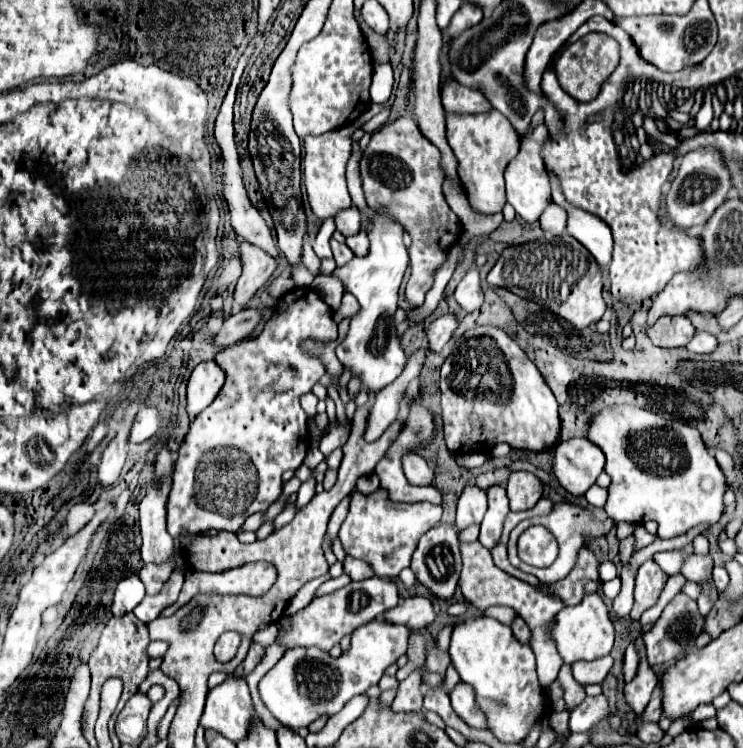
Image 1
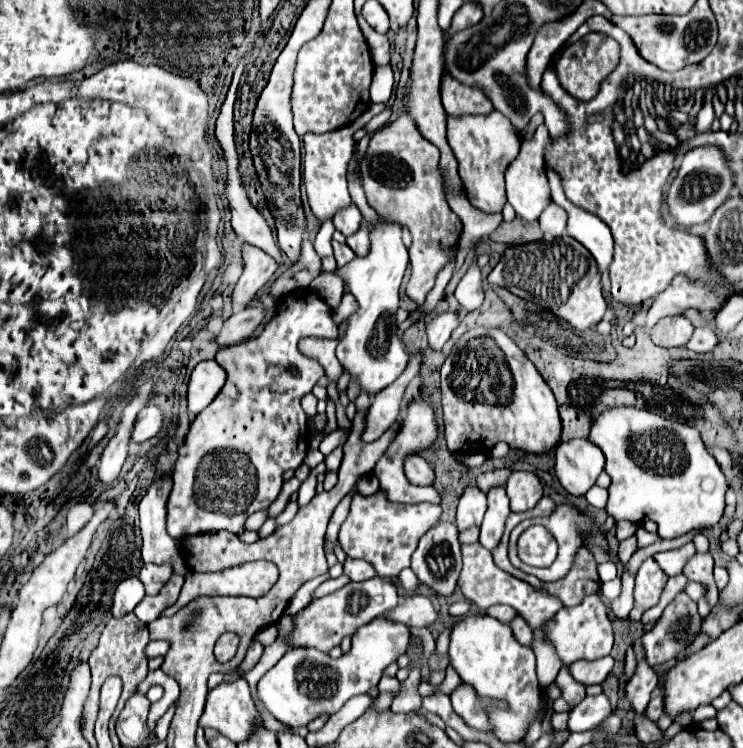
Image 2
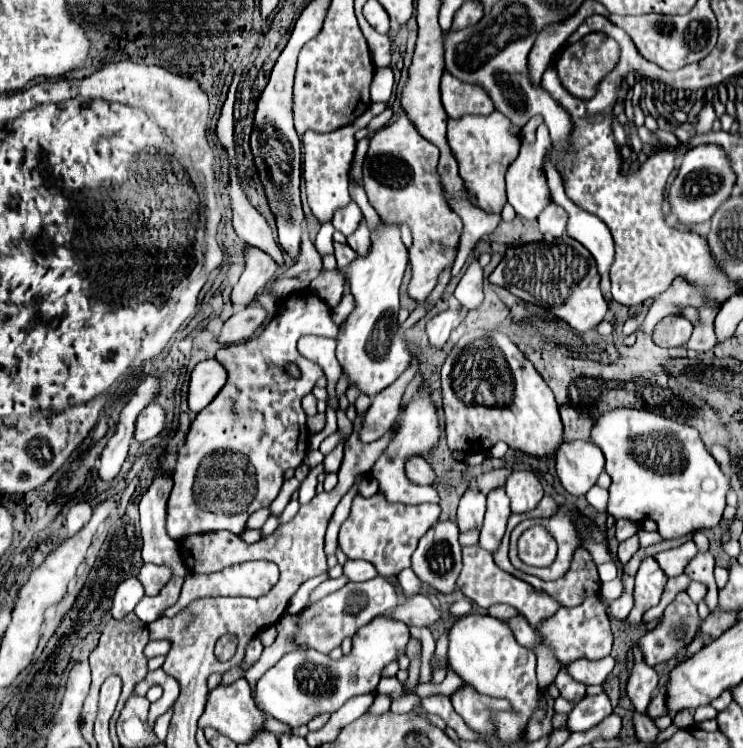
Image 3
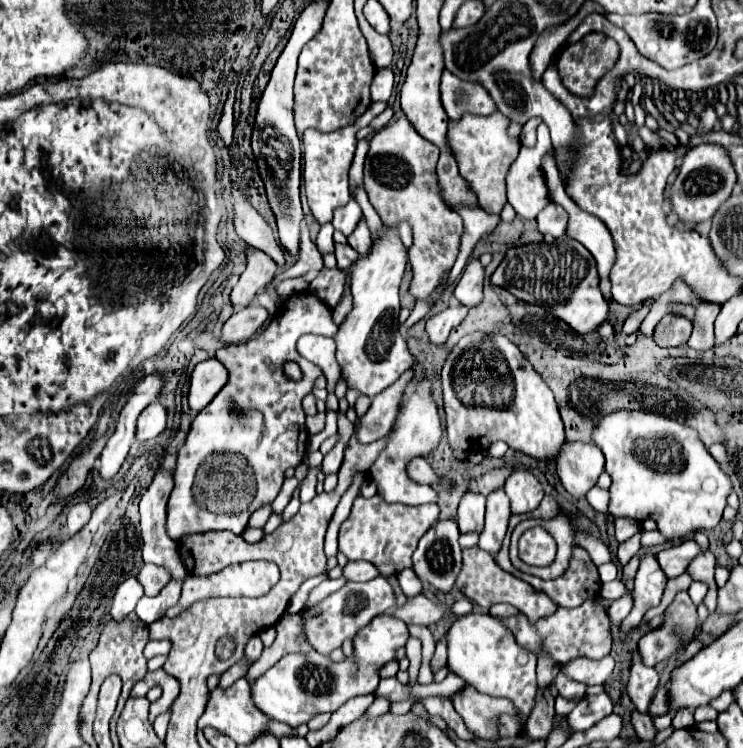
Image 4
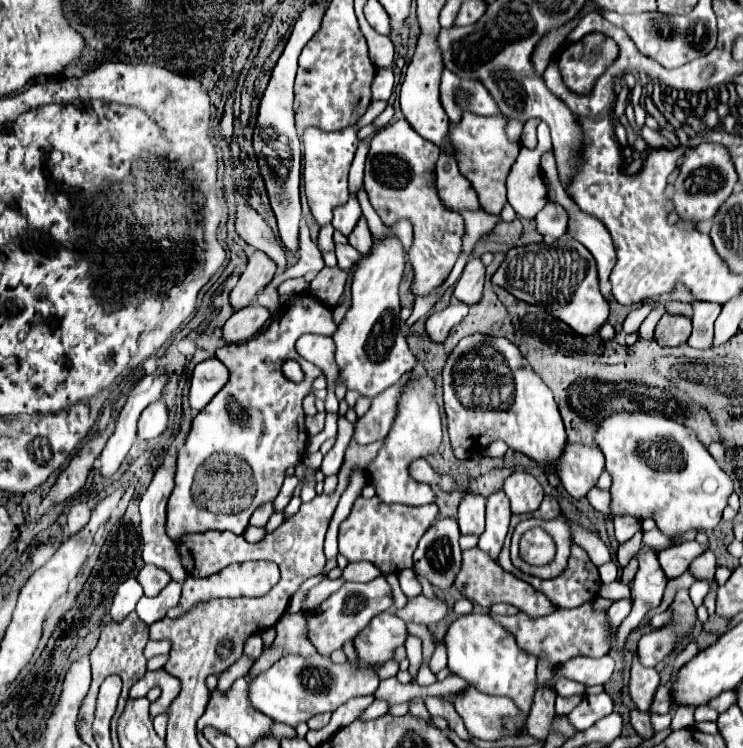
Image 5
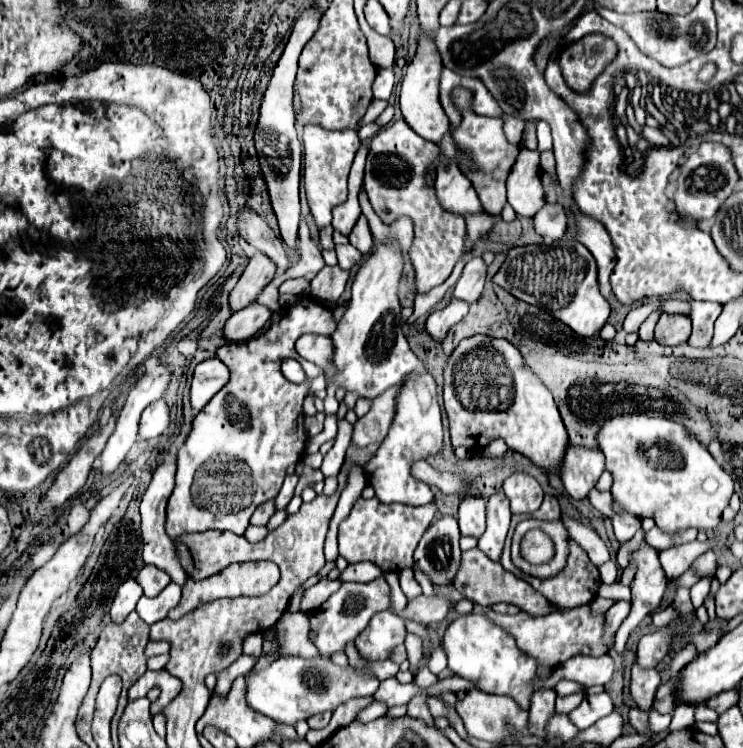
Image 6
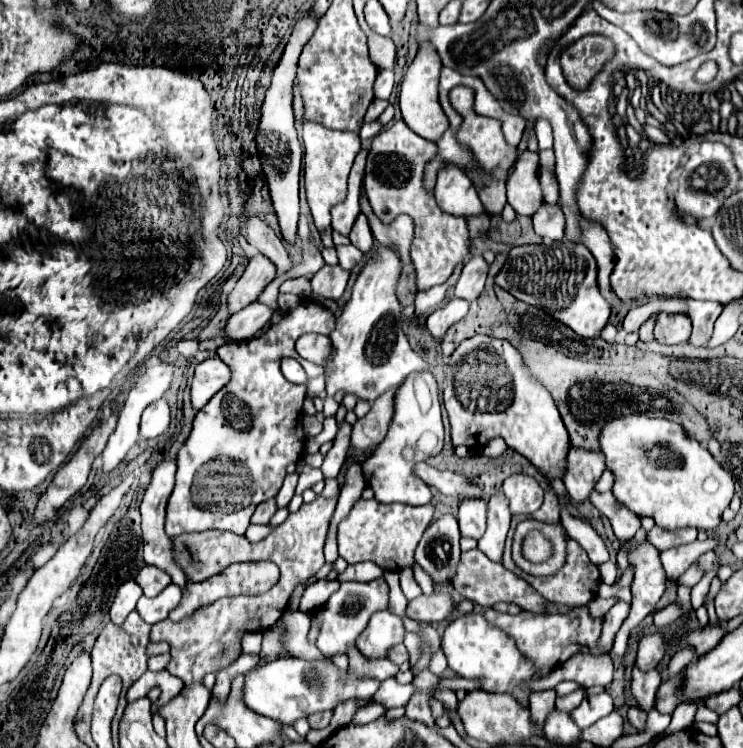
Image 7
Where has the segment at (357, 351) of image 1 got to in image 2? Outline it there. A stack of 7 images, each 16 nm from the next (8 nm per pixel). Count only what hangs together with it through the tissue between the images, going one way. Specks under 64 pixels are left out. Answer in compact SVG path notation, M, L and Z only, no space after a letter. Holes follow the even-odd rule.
M378 216L378 222L370 228L370 242L368 256L356 257L344 268L336 268L336 274L358 300L358 312L348 318L348 330L338 342L336 356L368 394L376 394L392 384L410 360L398 338L394 318L398 310L398 288L408 266L408 250L402 242L402 226L382 216Z

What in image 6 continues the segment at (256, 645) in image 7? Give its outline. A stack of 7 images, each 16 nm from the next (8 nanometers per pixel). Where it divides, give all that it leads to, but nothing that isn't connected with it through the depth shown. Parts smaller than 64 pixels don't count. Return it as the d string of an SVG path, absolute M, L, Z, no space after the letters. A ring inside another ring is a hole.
M252 634L244 640L244 654L250 654L250 656L260 656L262 654L262 634Z

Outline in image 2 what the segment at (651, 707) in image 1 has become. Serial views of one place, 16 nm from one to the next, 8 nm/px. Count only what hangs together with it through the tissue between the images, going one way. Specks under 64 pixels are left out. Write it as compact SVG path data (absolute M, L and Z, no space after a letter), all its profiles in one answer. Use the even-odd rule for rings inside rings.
M656 688L656 692L652 694L652 700L644 712L644 718L656 722L660 716L664 714L664 704L662 704L662 688Z

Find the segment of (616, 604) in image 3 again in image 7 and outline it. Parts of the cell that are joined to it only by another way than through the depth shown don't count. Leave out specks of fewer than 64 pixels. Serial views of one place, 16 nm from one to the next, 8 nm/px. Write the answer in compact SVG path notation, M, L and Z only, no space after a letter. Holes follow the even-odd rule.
M616 602L616 604L608 610L608 614L604 616L604 632L602 632L600 644L602 644L602 648L604 648L606 652L610 652L612 644L614 644L614 636L616 636L618 628L622 626L624 618L628 616L628 612L630 612L630 604L628 604L628 602Z

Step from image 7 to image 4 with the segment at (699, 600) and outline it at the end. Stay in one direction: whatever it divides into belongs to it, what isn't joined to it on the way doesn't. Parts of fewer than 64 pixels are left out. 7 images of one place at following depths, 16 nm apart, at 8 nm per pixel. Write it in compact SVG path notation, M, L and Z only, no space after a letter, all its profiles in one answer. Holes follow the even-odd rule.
M694 582L694 584L690 584L690 588L688 588L688 594L690 594L690 598L692 598L694 604L700 604L700 602L704 600L706 592L708 592L708 586L702 584L702 582Z

